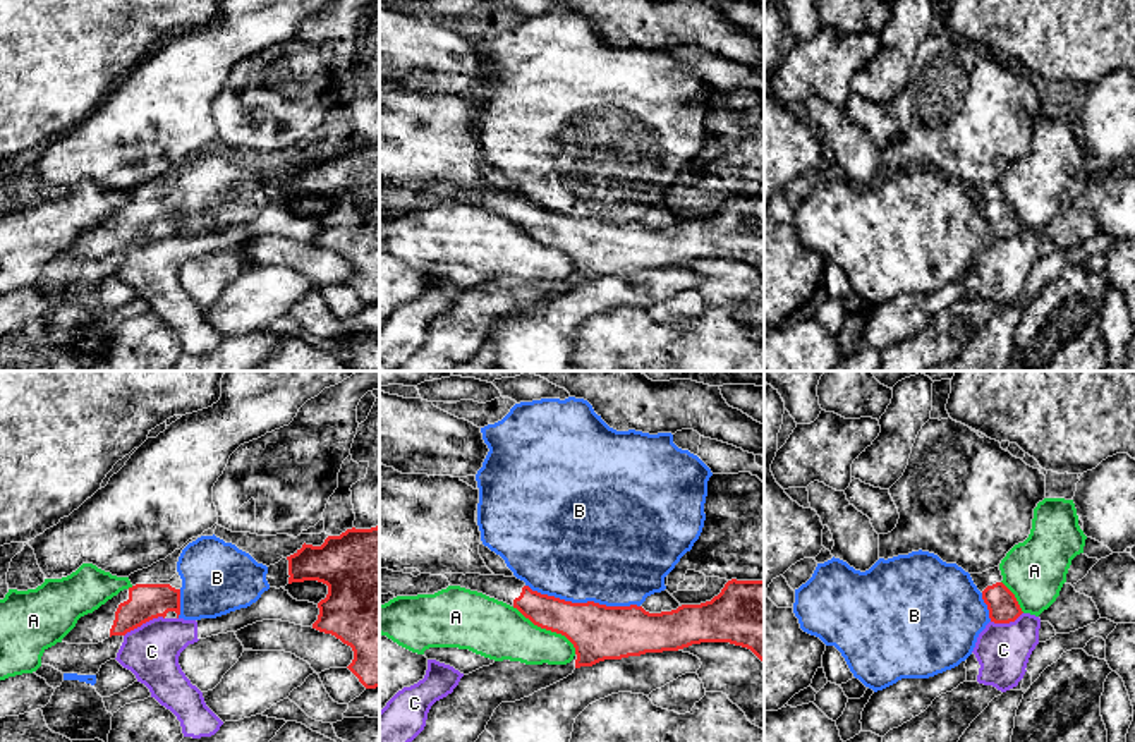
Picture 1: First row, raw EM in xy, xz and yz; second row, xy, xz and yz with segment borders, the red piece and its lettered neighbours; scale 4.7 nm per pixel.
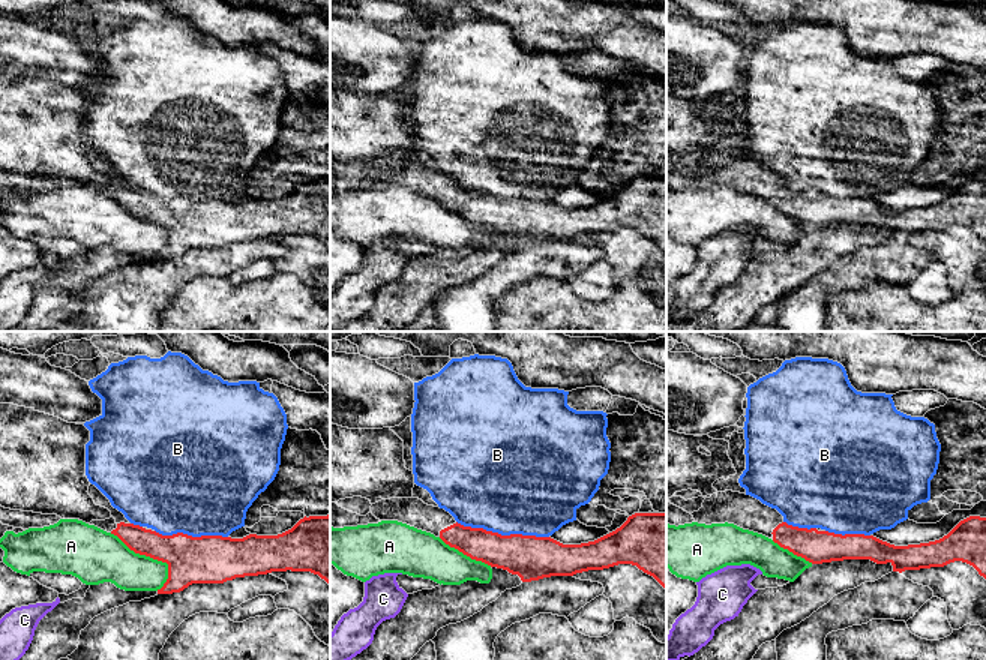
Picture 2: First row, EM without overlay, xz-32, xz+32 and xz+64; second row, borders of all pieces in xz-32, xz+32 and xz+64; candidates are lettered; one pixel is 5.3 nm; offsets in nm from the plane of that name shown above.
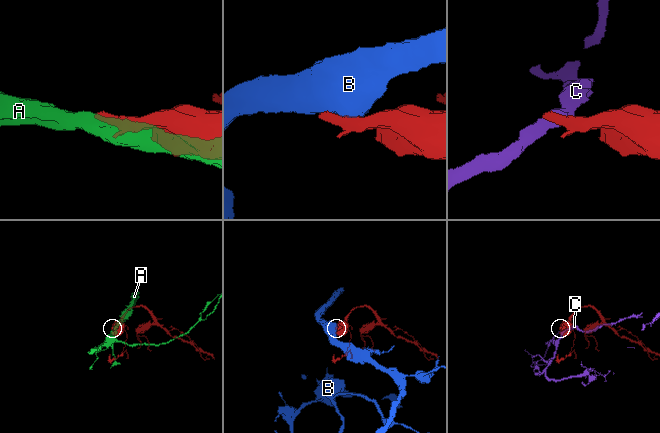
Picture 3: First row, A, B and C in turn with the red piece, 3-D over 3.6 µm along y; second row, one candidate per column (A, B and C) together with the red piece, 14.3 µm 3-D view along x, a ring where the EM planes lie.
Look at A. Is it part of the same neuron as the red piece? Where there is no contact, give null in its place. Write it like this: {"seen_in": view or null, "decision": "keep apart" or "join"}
{"seen_in": "xz", "decision": "keep apart"}

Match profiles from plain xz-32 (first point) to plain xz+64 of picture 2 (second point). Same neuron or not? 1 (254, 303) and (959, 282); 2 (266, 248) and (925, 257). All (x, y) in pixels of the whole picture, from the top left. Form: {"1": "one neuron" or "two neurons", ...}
{"1": "two neurons", "2": "one neuron"}

